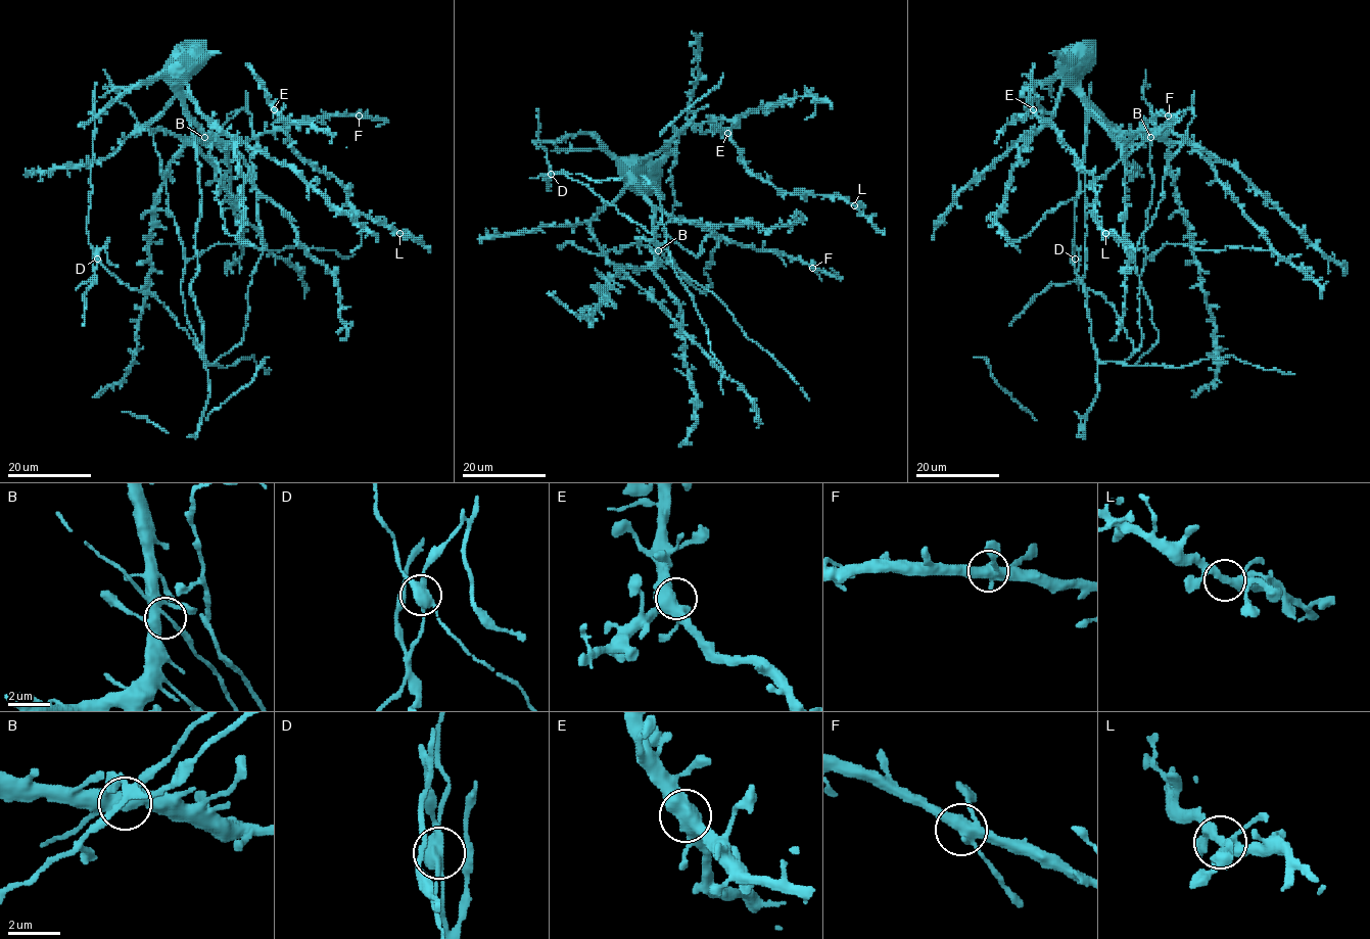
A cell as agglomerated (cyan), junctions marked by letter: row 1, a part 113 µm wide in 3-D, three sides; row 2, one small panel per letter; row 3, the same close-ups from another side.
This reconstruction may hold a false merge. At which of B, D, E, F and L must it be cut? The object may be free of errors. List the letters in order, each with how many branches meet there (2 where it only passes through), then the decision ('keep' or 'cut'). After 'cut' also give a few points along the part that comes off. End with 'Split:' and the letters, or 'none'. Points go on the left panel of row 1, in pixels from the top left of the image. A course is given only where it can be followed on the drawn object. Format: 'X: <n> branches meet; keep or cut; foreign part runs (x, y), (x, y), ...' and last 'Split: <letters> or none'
B: 4 branches meet; keep
D: 4 branches meet; cut; foreign part runs (97, 257), (95, 282), (85, 293), (84, 326)
E: 4 branches meet; keep
F: 4 branches meet; keep
L: 4 branches meet; keep
Split: D

